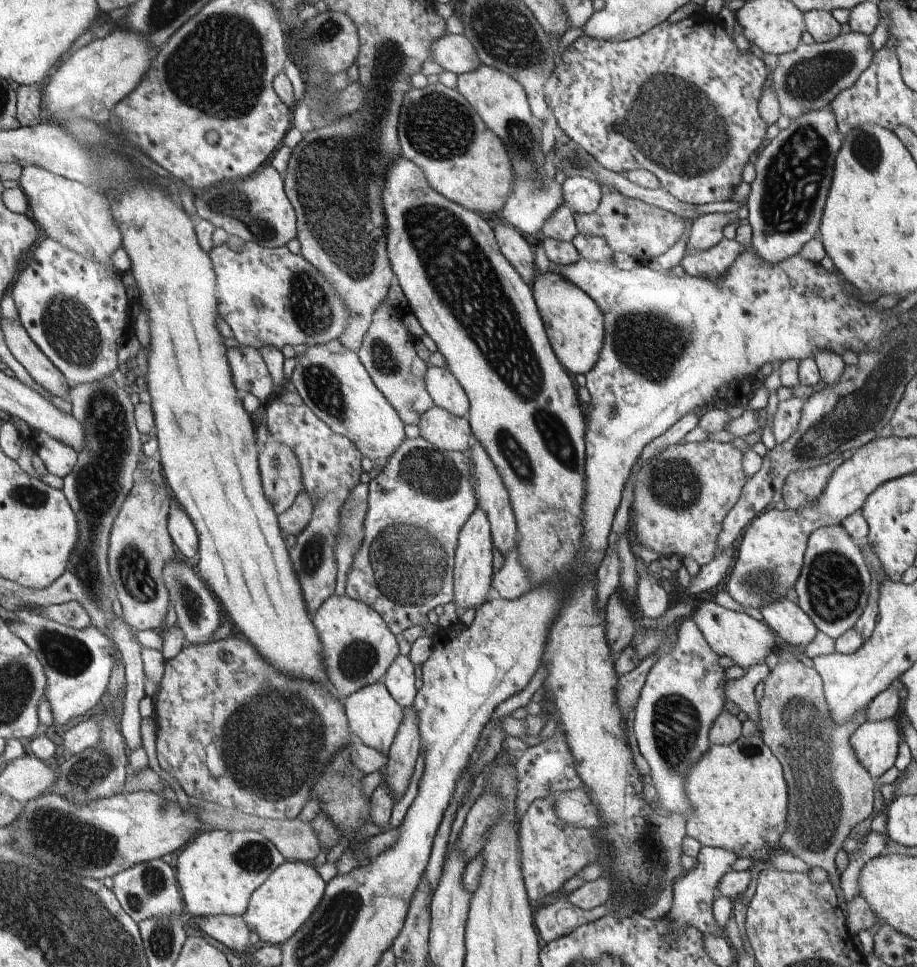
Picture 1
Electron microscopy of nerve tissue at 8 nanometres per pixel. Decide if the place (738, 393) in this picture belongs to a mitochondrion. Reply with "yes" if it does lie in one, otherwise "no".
no

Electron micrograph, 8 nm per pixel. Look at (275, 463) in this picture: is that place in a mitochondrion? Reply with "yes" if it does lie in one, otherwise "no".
yes

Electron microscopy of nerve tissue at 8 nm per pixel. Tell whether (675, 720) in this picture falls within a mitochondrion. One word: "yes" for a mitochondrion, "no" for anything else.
yes

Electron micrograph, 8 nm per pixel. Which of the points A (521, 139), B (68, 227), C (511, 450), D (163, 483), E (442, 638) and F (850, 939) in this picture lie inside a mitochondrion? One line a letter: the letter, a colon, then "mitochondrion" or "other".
A: mitochondrion
B: mitochondrion
C: mitochondrion
D: other
E: other
F: other

